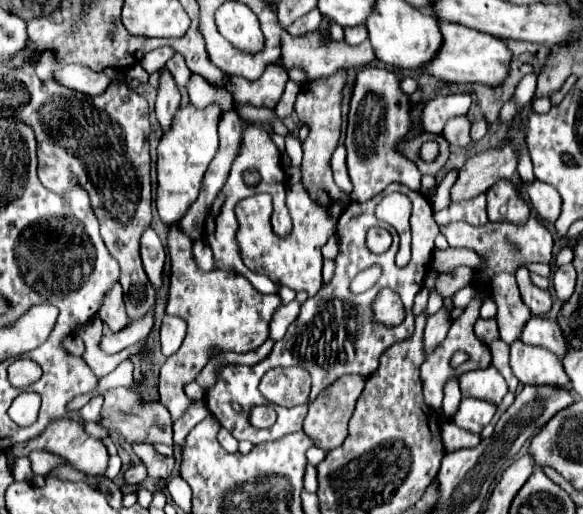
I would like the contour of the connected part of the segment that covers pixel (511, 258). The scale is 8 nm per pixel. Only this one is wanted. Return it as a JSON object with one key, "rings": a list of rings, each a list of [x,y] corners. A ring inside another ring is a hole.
{"rings":[[[530,217],[526,225],[512,225],[512,223],[486,223],[482,227],[472,227],[468,223],[448,223],[440,227],[440,233],[446,237],[450,247],[466,247],[474,249],[484,259],[484,273],[492,281],[494,275],[506,271],[516,273],[518,267],[522,267],[528,261],[538,263],[550,263],[552,259],[552,233],[544,223],[540,223],[536,217]]]}

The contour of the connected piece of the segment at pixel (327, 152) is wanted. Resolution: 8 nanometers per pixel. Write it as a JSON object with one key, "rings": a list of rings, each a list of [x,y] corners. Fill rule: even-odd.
{"rings":[[[338,69],[336,73],[332,73],[330,77],[322,77],[316,81],[306,83],[296,99],[296,113],[300,115],[300,123],[308,125],[310,133],[308,139],[302,143],[302,183],[308,189],[310,197],[314,201],[320,201],[320,205],[329,206],[332,203],[337,203],[342,199],[350,199],[349,195],[344,193],[338,186],[336,186],[330,170],[330,159],[332,153],[339,143],[341,135],[341,102],[342,92],[346,87],[346,77],[348,71],[346,69]]]}

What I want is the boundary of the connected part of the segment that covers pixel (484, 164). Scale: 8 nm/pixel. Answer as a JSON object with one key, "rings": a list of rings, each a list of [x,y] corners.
{"rings":[[[504,137],[504,147],[494,147],[484,153],[478,153],[470,157],[464,167],[460,169],[460,175],[456,183],[450,189],[450,201],[466,201],[480,193],[486,193],[494,183],[500,179],[510,181],[514,187],[520,187],[520,175],[518,175],[518,151],[512,145],[510,137]]]}

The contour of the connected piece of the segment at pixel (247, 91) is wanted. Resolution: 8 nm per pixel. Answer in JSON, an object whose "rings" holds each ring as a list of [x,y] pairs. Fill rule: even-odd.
{"rings":[[[270,63],[256,81],[248,81],[244,77],[230,77],[226,89],[232,93],[236,103],[252,103],[256,107],[274,109],[274,105],[278,105],[278,101],[282,99],[286,81],[286,69]]]}

